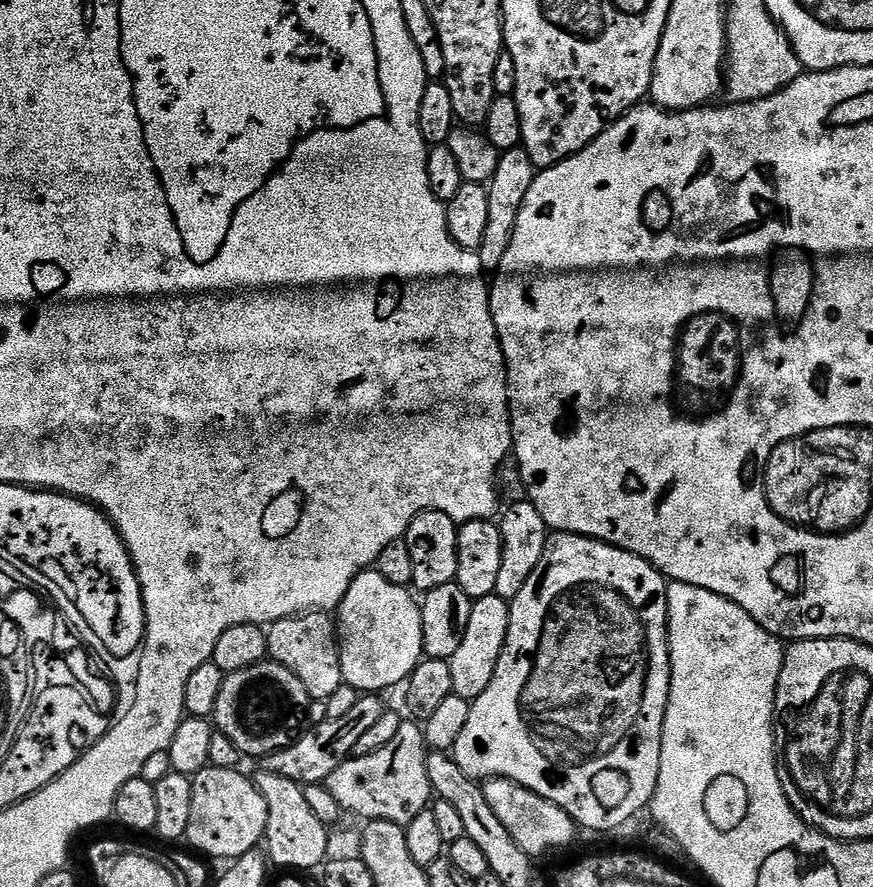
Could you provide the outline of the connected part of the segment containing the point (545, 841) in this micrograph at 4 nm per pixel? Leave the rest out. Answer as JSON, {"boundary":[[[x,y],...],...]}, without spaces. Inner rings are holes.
{"boundary":[[[501,776],[483,781],[482,787],[486,802],[490,802],[490,810],[498,814],[498,822],[502,822],[506,830],[510,830],[510,838],[514,838],[514,842],[522,846],[528,856],[539,858],[555,848],[568,848],[575,842],[576,832],[578,833],[576,821],[570,818],[570,814],[566,814],[566,810],[554,806],[554,802],[526,790],[518,782]]]}

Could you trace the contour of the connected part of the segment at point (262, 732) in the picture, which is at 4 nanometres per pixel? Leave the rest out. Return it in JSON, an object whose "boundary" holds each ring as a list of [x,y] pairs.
{"boundary":[[[271,662],[255,664],[246,670],[229,672],[225,675],[222,694],[218,694],[214,724],[218,731],[236,747],[237,752],[245,757],[263,758],[290,746],[306,731],[306,725],[309,723],[308,704],[310,705],[310,697],[306,694],[306,686],[302,686],[302,682],[298,682],[298,678],[294,678],[294,674],[286,670],[286,666]]]}

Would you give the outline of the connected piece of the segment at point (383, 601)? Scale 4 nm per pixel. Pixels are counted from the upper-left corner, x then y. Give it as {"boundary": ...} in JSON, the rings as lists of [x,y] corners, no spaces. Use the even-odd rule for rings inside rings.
{"boundary":[[[365,570],[350,582],[350,590],[342,598],[338,609],[338,639],[340,642],[340,661],[342,678],[345,684],[361,694],[380,694],[383,688],[403,685],[413,670],[425,659],[422,642],[422,614],[420,604],[408,593],[403,584],[389,582],[374,570]]]}

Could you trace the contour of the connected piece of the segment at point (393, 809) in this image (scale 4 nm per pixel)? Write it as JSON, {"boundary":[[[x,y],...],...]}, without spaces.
{"boundary":[[[401,723],[398,734],[374,754],[352,756],[326,781],[326,787],[345,813],[361,816],[361,821],[386,820],[406,826],[429,807],[434,793],[428,777],[428,753],[423,727]]]}

